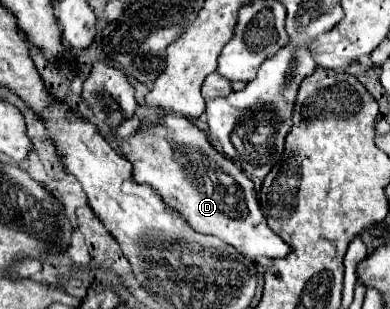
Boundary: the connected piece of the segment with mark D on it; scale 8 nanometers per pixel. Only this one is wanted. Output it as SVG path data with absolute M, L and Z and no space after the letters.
M168 115L160 123L134 133L128 143L122 143L118 135L116 141L134 165L134 179L154 187L170 209L186 217L194 231L220 237L248 259L282 259L292 253L292 247L266 225L252 181L232 161L218 153L208 143L206 133L188 119Z

